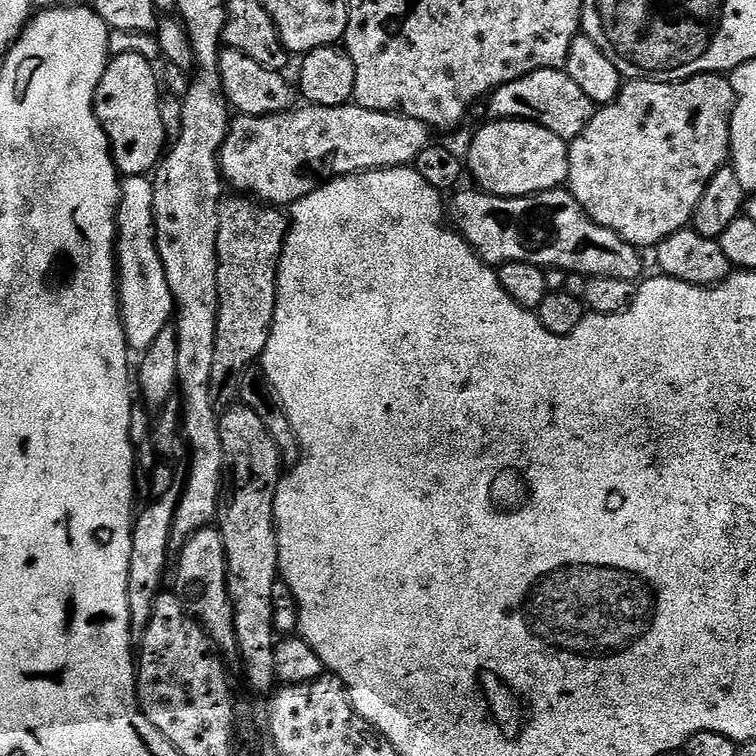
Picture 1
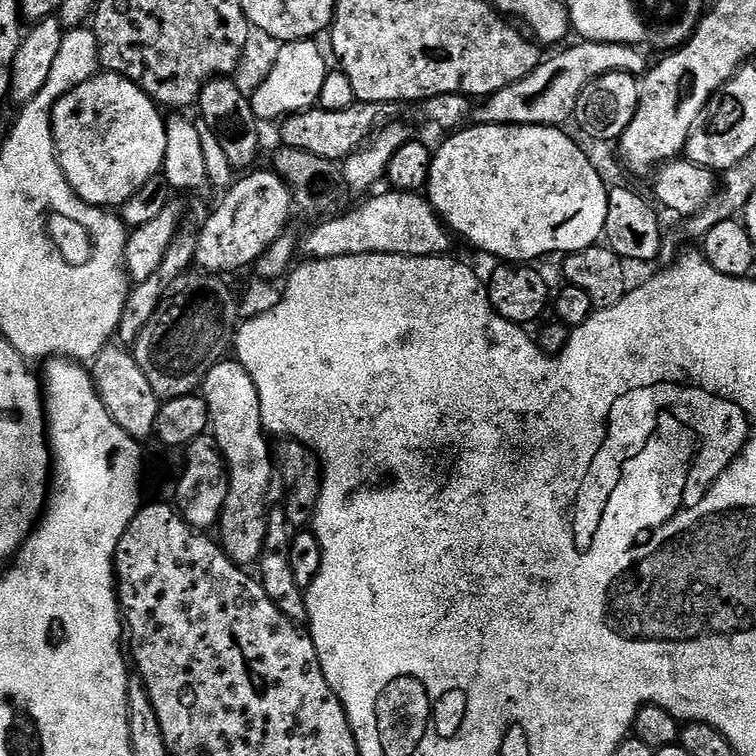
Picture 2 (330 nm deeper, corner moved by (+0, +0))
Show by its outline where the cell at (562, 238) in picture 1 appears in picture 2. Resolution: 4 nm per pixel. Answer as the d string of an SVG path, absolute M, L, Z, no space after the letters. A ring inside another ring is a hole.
M387 190L381 196L372 194L361 208L348 212L345 216L333 215L319 221L317 228L312 228L302 236L302 252L308 260L329 260L330 258L346 258L362 254L390 254L391 256L442 256L449 251L453 233L448 231L443 220L436 215L432 204L419 192L398 192Z

